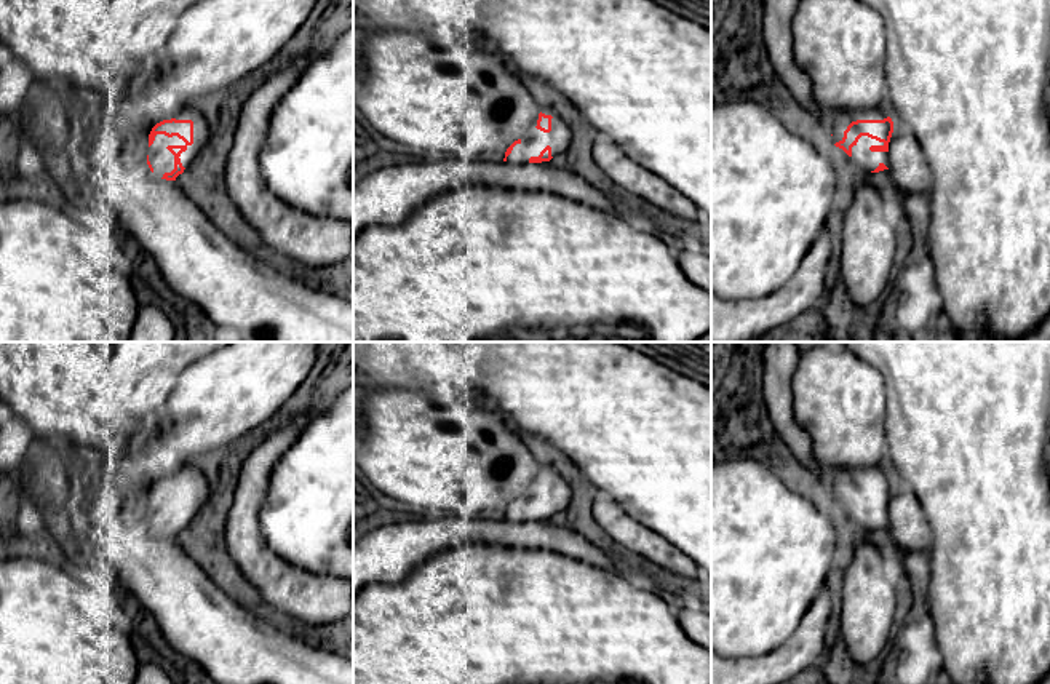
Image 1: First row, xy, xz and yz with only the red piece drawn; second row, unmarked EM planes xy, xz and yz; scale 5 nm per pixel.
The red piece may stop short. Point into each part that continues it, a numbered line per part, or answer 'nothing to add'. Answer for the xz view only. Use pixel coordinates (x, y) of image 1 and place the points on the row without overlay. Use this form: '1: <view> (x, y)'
1: xz (560, 494)

